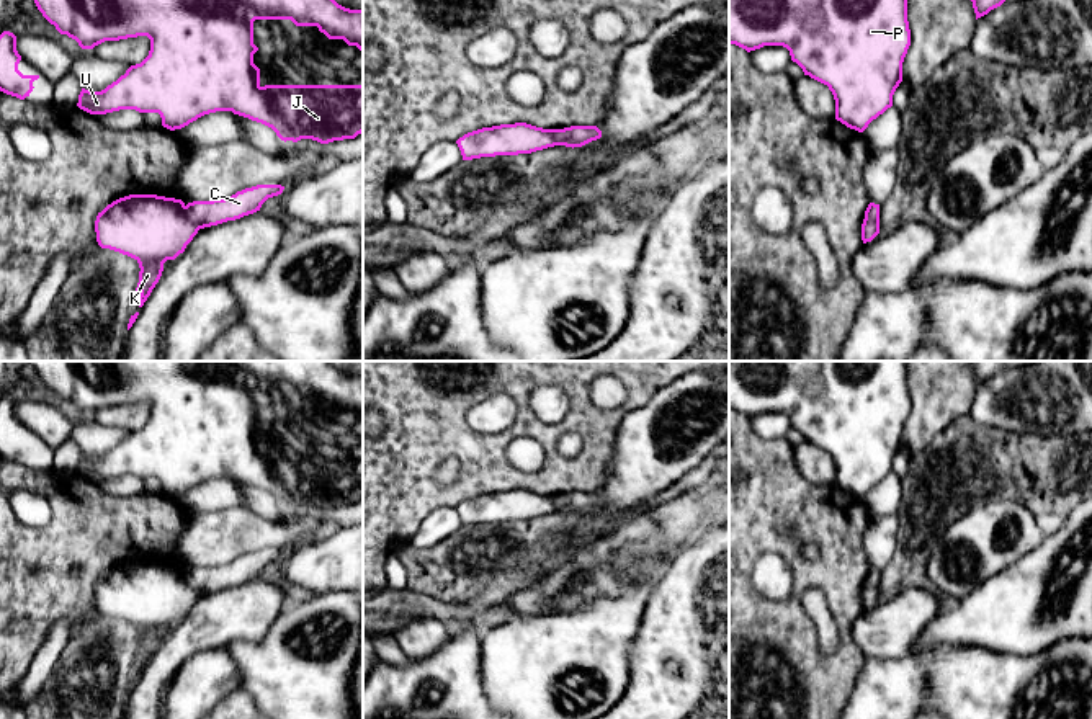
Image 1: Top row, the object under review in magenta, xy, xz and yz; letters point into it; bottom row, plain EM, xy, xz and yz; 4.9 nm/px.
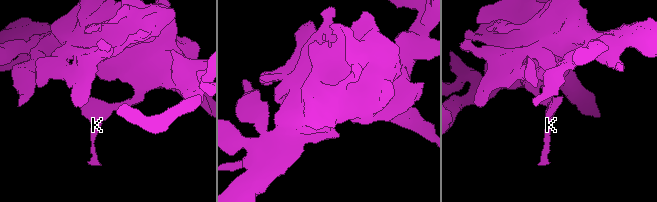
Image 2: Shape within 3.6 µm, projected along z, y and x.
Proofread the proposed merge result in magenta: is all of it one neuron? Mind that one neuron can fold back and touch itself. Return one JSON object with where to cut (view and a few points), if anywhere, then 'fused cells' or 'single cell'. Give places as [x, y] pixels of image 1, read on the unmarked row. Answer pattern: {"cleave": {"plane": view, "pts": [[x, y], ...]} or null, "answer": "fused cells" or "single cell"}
{"cleave": {"plane": "xy", "pts": [[183, 572], [183, 577], [198, 595]]}, "answer": "fused cells"}

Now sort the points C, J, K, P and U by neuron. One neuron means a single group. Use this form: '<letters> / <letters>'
C J P U / K

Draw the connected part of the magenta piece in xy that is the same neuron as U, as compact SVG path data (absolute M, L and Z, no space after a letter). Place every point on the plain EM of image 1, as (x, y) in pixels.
M31 361L43 382L60 400L75 405L82 415L105 407L147 402L149 422L131 431L124 441L101 458L82 454L77 472L90 480L119 476L159 479L162 492L175 497L198 484L232 477L271 493L281 507L312 505L320 510L355 505L363 498L363 451L260 451L260 435L253 430L255 386L291 386L296 392L317 392L329 405L343 405L363 418L363 376L338 371L330 361Z

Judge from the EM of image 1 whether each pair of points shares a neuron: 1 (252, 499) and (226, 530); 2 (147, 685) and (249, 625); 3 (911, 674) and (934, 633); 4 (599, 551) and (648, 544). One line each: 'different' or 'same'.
1: different
2: same
3: different
4: same

